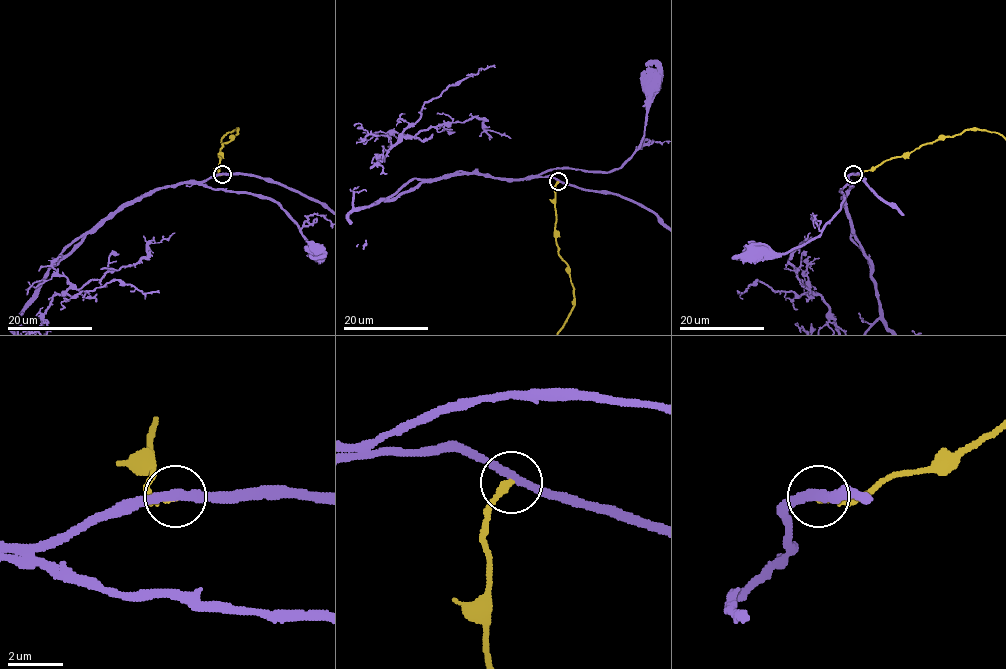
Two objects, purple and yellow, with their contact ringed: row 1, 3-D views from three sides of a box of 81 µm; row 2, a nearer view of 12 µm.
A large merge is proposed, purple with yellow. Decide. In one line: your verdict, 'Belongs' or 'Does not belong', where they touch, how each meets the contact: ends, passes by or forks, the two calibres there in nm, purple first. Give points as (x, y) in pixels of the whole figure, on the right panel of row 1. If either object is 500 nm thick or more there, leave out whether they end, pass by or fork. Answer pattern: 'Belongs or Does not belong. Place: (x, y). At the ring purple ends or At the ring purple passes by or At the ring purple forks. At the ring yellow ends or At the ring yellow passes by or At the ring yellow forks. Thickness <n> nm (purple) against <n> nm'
Does not belong. Place: (853, 174). At the ring purple passes by. At the ring yellow ends. Thickness 320 nm (purple) against 260 nm

